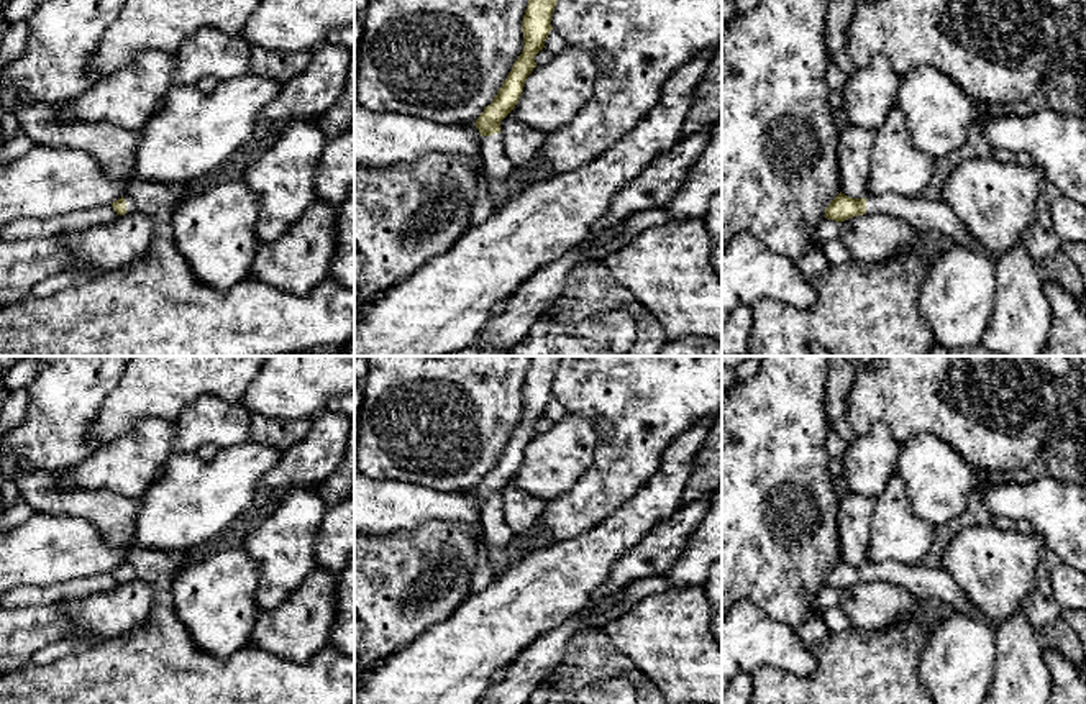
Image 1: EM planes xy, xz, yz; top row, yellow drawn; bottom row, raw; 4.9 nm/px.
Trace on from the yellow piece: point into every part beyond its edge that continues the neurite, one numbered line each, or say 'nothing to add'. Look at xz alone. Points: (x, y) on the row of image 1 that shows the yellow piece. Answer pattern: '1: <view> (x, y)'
1: xz (497, 169)

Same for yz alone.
1: yz (922, 214)

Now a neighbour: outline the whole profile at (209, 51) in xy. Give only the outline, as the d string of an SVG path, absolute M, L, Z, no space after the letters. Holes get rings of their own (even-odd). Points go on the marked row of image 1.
M202 28L185 38L176 49L177 69L174 87L197 85L205 75L218 80L248 75L251 71L251 46L243 34L225 34Z

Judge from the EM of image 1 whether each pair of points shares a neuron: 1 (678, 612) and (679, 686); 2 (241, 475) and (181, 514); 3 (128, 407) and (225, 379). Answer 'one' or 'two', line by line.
1: one
2: one
3: one

